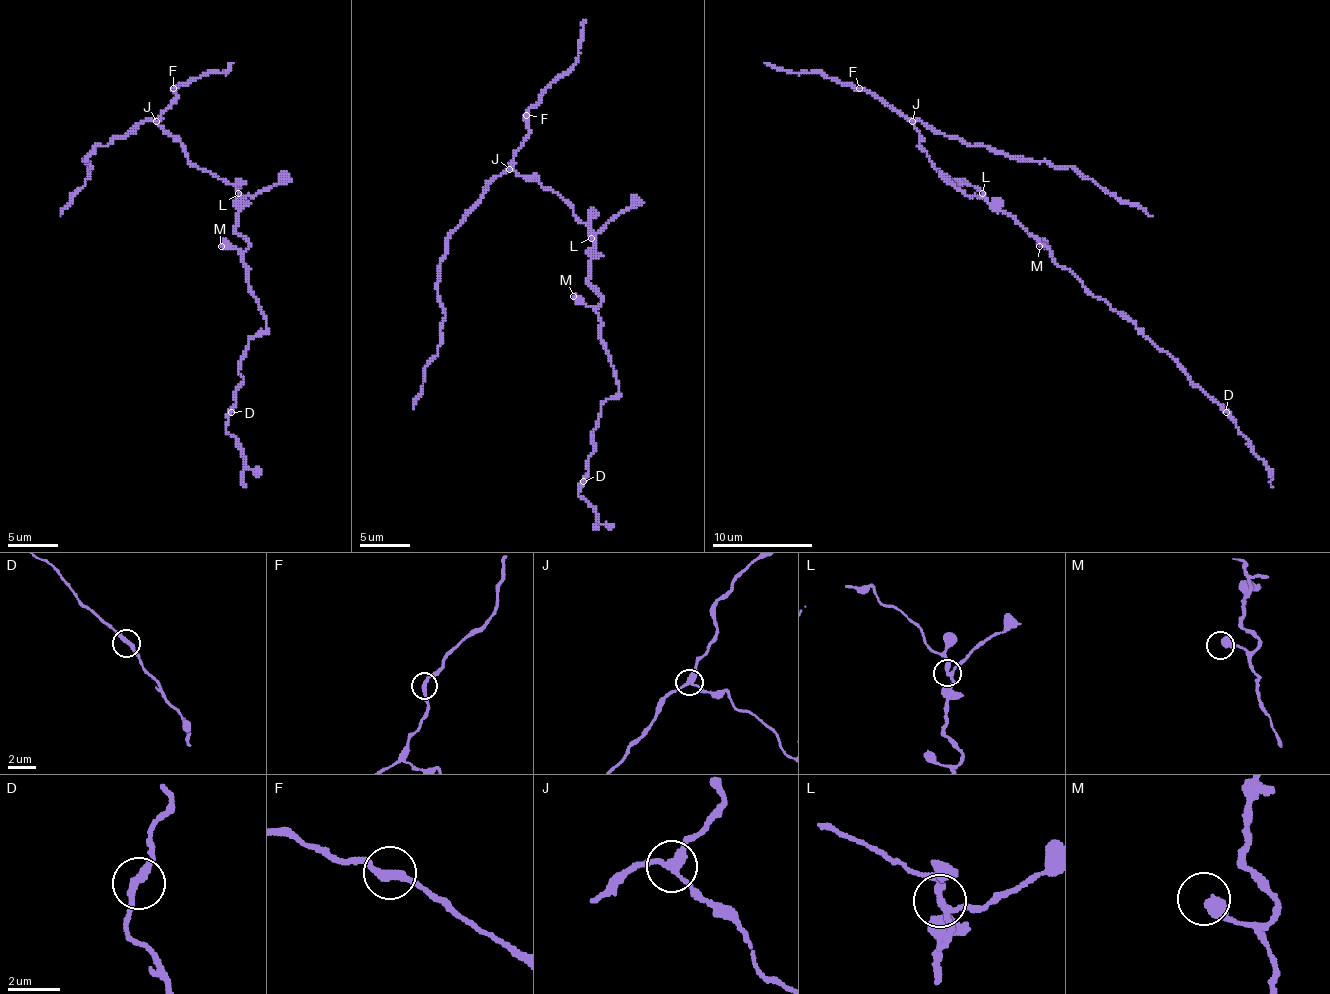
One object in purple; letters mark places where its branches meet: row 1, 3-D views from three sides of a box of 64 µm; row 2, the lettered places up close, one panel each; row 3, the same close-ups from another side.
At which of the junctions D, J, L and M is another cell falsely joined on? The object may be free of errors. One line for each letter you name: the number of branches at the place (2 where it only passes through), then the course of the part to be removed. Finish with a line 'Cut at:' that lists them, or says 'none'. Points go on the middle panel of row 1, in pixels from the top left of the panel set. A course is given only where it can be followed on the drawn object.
J: branches 3; course (508, 168), (448, 240), (437, 281), (437, 301), (445, 315), (437, 353), (423, 373), (423, 394), (413, 409)
Cut at: J

